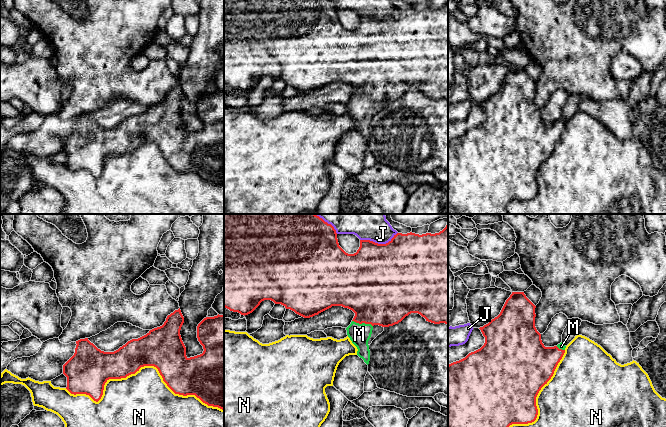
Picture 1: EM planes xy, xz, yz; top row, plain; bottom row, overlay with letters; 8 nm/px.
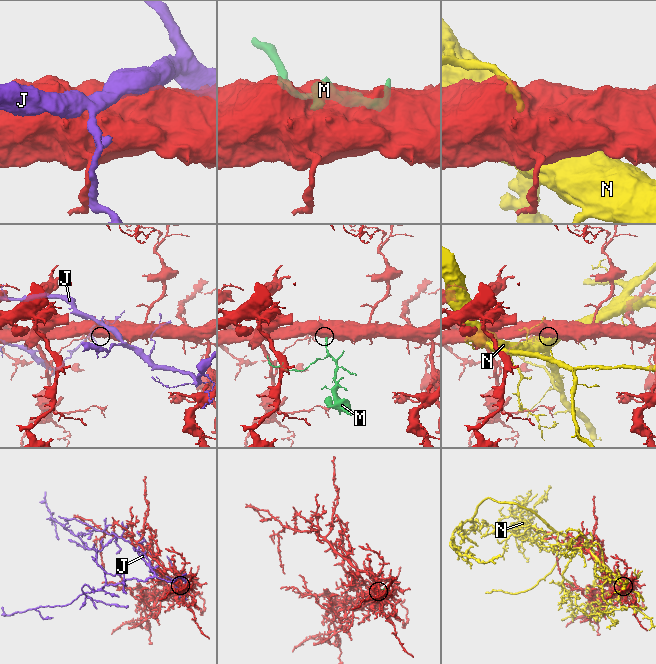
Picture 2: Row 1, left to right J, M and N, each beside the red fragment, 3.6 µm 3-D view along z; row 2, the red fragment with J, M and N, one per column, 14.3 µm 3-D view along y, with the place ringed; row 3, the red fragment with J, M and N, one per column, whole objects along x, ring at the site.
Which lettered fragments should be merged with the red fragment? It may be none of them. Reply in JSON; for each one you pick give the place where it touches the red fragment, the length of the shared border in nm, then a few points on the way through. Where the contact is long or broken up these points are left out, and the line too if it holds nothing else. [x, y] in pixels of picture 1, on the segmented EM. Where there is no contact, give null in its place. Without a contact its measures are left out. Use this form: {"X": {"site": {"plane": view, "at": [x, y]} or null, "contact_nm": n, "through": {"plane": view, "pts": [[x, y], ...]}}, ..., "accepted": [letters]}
{"M": {"site": {"plane": "xz", "at": [362, 322]}, "contact_nm": 180, "through": {"plane": "xz", "pts": [[377, 295], [362, 322], [359, 334]]}}, "accepted": ["M"]}

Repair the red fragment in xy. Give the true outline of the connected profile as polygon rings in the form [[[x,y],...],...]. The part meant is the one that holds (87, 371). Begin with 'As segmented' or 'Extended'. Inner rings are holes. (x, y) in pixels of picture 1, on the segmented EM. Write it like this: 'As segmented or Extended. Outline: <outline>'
As segmented. Outline: [[[179,308],[167,316],[162,326],[128,341],[114,352],[101,351],[88,338],[76,341],[74,355],[63,365],[63,374],[67,377],[66,389],[74,395],[89,395],[98,402],[109,379],[126,378],[141,367],[154,366],[175,394],[195,395],[208,406],[224,410],[224,315],[206,317],[198,324],[197,338],[204,351],[190,358],[186,356],[186,347],[180,335],[183,323],[184,317]]]

